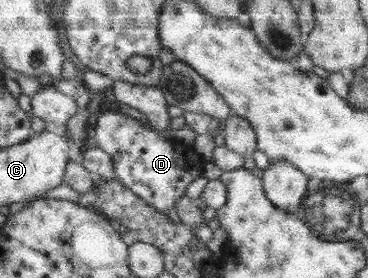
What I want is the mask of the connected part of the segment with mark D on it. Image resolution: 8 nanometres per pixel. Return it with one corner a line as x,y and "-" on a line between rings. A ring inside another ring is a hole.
113,108
102,112
97,119
93,133
97,145
113,157
116,178
160,211
173,213
178,200
187,196
187,186
193,184
205,172
207,160
194,149
193,144
178,143
174,138
165,138
161,131
153,127
147,128
141,120
118,113

